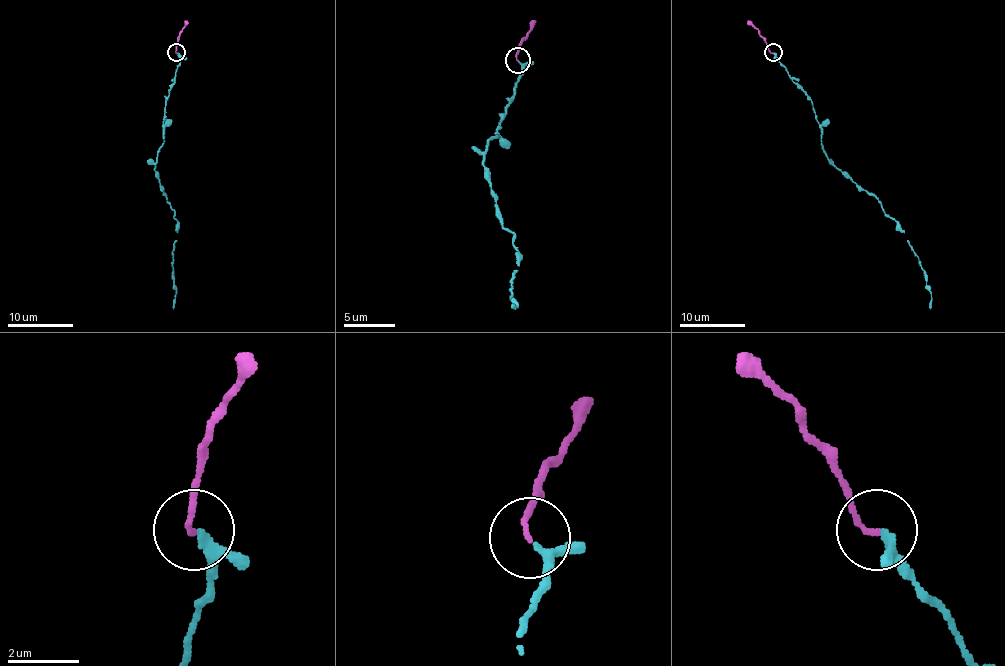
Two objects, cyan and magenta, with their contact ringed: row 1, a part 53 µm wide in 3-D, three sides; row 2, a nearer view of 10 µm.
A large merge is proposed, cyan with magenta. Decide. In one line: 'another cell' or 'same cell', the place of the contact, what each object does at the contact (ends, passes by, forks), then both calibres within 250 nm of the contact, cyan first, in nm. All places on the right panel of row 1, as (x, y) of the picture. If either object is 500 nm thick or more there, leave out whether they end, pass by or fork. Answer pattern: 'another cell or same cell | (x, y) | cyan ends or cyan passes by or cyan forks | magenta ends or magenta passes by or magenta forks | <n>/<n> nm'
same cell | (773, 52) | cyan passes by | magenta ends | 180/140 nm

